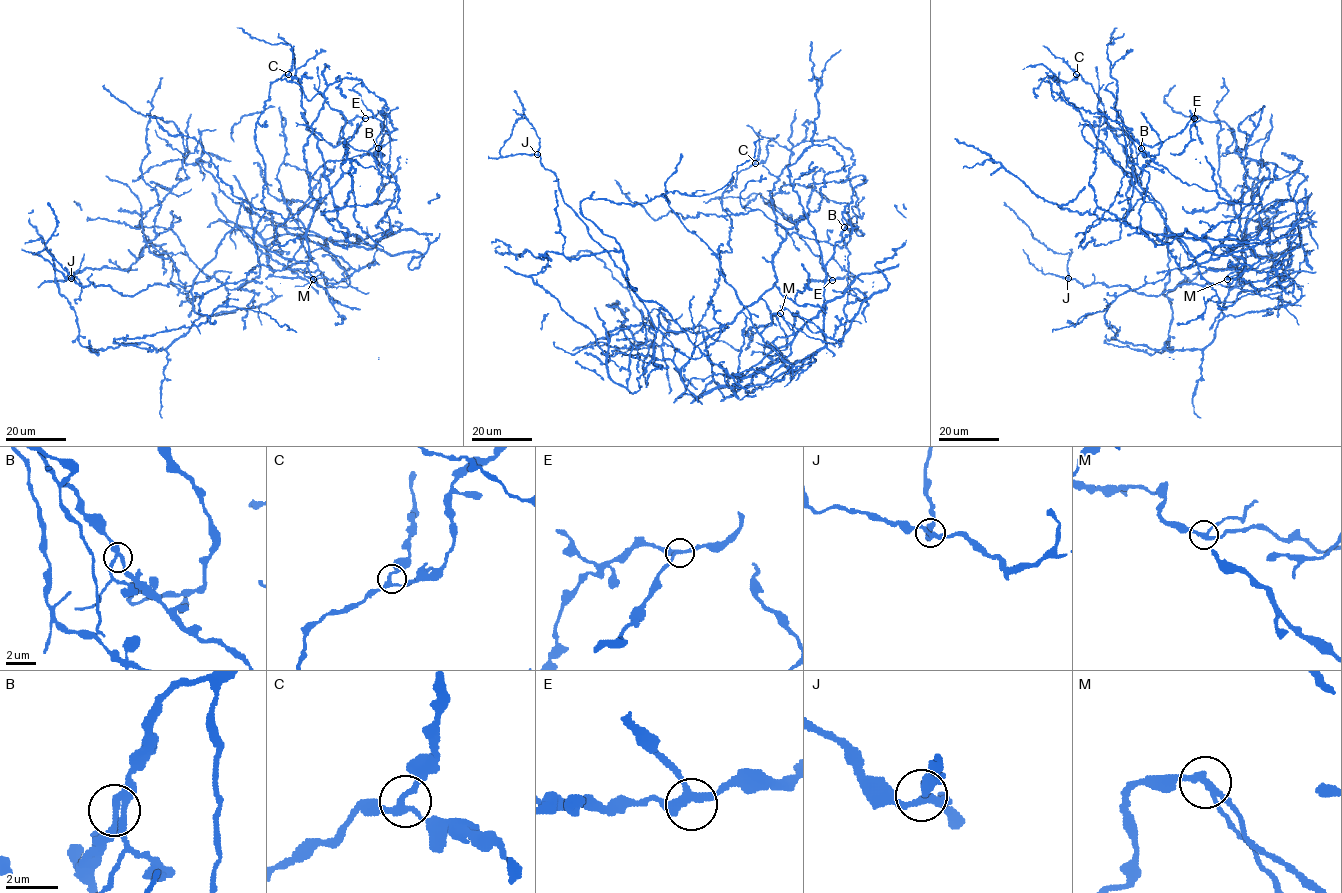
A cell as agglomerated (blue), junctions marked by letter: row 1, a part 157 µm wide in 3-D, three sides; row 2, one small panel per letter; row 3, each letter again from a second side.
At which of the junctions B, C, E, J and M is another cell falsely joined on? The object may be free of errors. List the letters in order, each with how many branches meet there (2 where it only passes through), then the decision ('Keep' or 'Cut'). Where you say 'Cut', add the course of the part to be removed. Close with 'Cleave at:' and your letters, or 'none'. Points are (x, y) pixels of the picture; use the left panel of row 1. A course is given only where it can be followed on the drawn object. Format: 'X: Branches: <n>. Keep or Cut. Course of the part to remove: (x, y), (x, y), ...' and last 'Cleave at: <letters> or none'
B: Branches: 3. Keep
C: Branches: 3. Keep
E: Branches: 3. Keep
J: Branches: 3. Keep
M: Branches: 3. Cut. Course of the part to remove: (313, 278), (326, 277), (369, 292)
Cleave at: M

